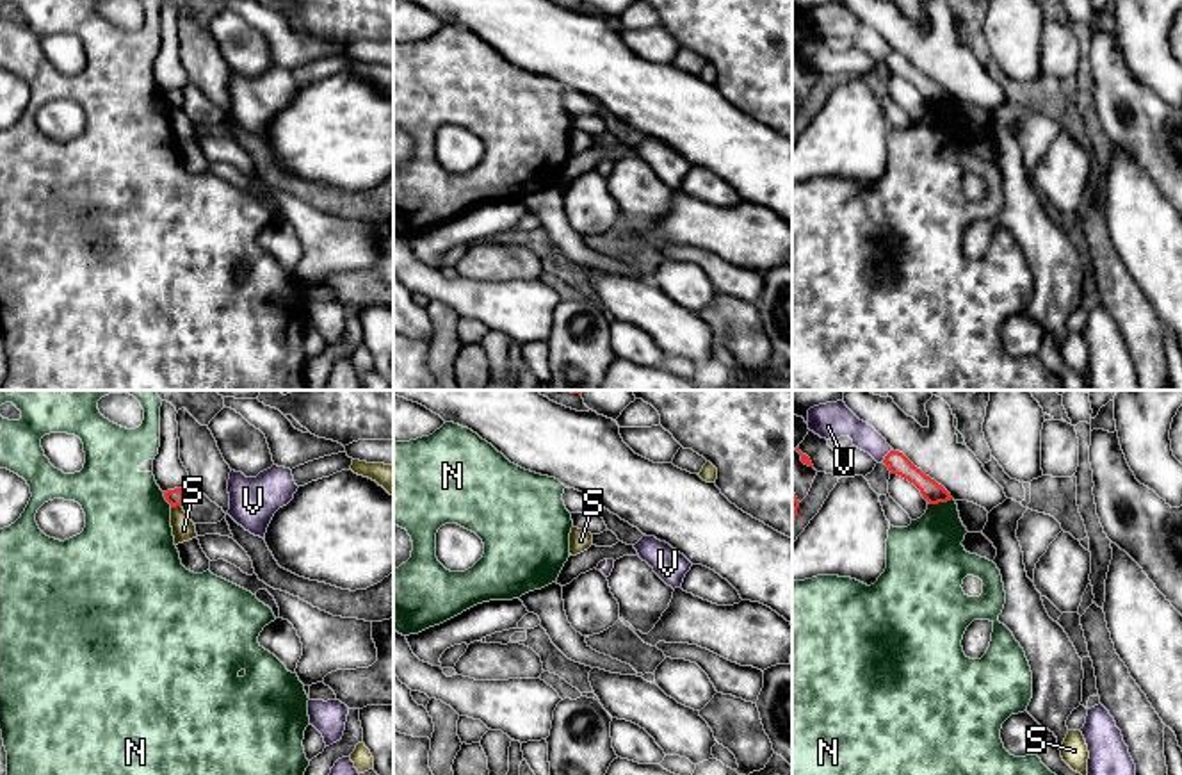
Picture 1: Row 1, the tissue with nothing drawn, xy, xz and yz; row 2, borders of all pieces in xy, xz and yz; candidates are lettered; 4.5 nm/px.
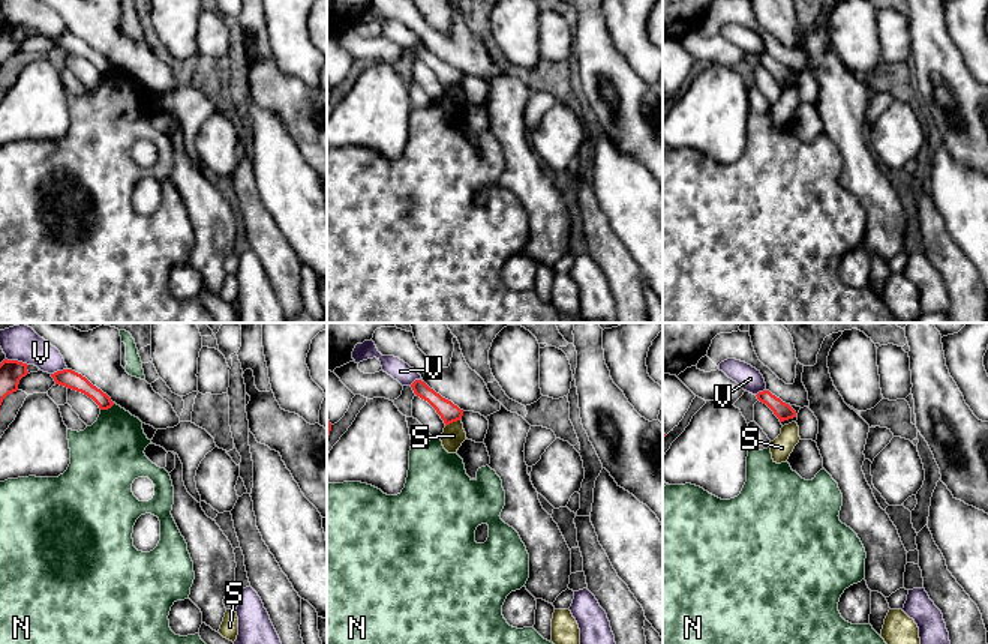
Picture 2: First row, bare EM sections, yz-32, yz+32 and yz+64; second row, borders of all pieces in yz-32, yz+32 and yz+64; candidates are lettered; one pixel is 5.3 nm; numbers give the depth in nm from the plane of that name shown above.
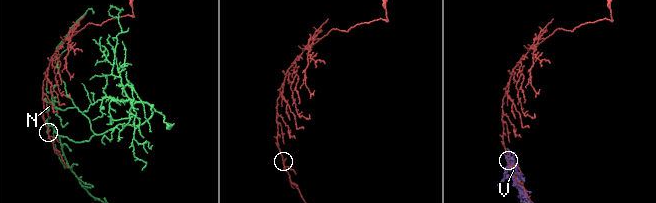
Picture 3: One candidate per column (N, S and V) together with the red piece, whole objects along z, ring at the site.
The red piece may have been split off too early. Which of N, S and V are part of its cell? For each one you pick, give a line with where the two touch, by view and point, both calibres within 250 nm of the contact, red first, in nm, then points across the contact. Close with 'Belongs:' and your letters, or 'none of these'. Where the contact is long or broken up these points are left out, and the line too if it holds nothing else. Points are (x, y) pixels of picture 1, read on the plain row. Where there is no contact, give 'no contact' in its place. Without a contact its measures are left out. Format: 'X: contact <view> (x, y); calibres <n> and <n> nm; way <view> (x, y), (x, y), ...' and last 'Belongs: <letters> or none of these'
Belongs: none of these

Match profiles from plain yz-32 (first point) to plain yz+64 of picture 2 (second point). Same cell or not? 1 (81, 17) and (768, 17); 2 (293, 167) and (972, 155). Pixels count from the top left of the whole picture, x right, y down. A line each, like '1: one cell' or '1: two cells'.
1: two cells
2: two cells

